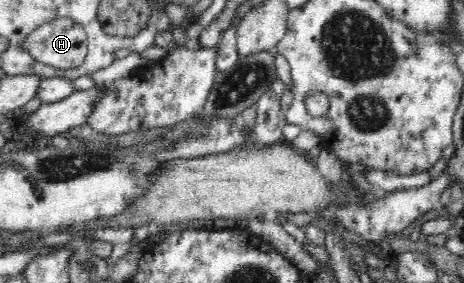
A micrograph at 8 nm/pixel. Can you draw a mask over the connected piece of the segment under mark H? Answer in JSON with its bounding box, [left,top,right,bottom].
[26,18,88,71]

